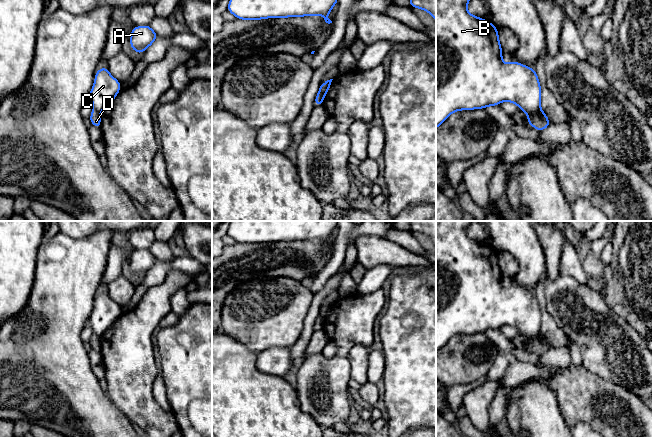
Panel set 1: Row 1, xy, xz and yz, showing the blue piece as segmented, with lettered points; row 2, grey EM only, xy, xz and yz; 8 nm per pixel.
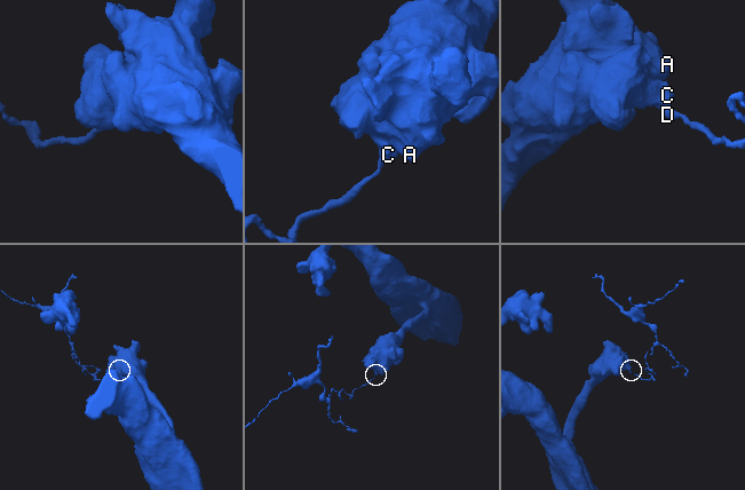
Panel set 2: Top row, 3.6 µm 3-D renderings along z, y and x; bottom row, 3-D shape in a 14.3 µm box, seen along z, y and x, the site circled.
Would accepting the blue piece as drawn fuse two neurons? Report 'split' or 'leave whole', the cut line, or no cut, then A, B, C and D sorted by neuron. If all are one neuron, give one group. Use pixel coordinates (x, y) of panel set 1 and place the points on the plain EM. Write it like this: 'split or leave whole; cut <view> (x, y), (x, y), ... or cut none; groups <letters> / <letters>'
split; cut yz (539, 331), (528, 338); groups A B C / D

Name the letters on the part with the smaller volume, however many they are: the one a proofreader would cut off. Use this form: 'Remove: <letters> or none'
Remove: D

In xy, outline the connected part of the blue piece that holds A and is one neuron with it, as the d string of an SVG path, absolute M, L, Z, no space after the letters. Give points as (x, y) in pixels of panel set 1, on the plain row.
M135 250L131 254L130 271L139 279L143 277L158 262L155 255L149 250Z

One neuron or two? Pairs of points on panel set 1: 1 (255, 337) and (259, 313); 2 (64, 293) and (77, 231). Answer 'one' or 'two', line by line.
1: one
2: two

